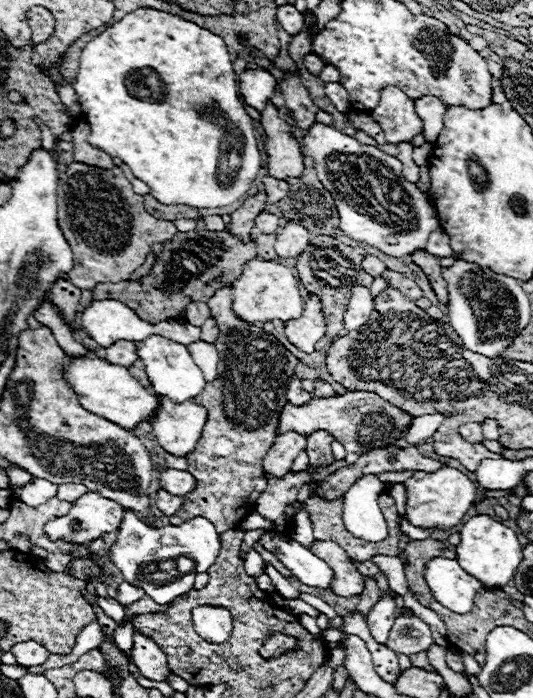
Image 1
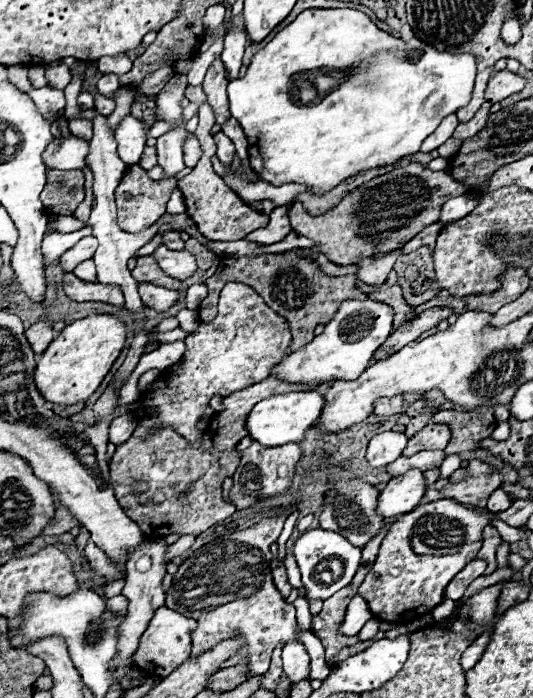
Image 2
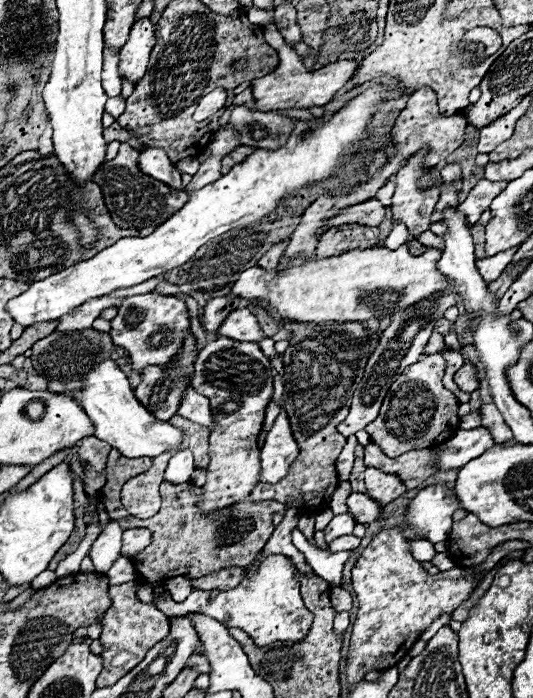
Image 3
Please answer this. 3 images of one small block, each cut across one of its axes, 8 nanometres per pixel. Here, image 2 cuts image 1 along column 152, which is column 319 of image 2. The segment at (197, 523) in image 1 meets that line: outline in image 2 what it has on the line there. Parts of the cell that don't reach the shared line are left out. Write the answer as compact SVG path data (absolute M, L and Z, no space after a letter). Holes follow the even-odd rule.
M314 528L314 530L304 532L304 534L294 542L294 556L296 556L296 562L298 562L300 570L302 570L302 584L304 584L304 588L306 588L306 600L310 600L310 602L312 602L312 600L328 600L334 592L338 592L340 588L348 586L350 580L352 580L352 576L356 574L356 570L358 570L358 566L360 566L360 554L362 554L360 548L352 546L348 540L344 540L340 534L336 534L336 532L332 532L332 530ZM328 558L338 558L338 560L342 560L342 564L344 564L342 576L340 576L336 582L332 582L332 584L318 582L318 580L314 578L314 568L316 568L322 560L328 560Z

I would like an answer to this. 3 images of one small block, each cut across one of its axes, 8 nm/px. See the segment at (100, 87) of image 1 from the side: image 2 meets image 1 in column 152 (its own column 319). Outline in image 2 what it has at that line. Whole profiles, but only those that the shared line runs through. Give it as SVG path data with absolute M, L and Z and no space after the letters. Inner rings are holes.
M310 8L302 12L292 24L282 28L260 52L256 52L256 56L252 56L244 78L232 80L228 84L228 100L232 116L246 132L252 170L264 182L272 182L276 186L290 182L306 184L314 196L324 196L340 182L356 174L390 166L416 154L422 142L446 116L456 114L470 102L474 78L476 62L470 54L436 52L436 48L420 42L416 37L404 42L379 29L364 12L352 8ZM308 70L342 70L348 78L346 82L332 88L330 94L318 104L298 106L290 98L292 76Z

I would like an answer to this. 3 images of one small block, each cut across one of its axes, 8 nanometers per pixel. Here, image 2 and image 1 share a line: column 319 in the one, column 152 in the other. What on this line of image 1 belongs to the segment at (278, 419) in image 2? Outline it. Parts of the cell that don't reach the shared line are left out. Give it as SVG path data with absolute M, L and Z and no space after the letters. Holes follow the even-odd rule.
M96 356L88 358L76 358L72 362L66 362L66 378L74 386L74 390L80 396L80 404L84 410L102 416L126 430L134 430L140 422L148 422L158 412L158 396L148 392L140 386L136 378L130 376L128 368L106 364L106 360L100 360Z

